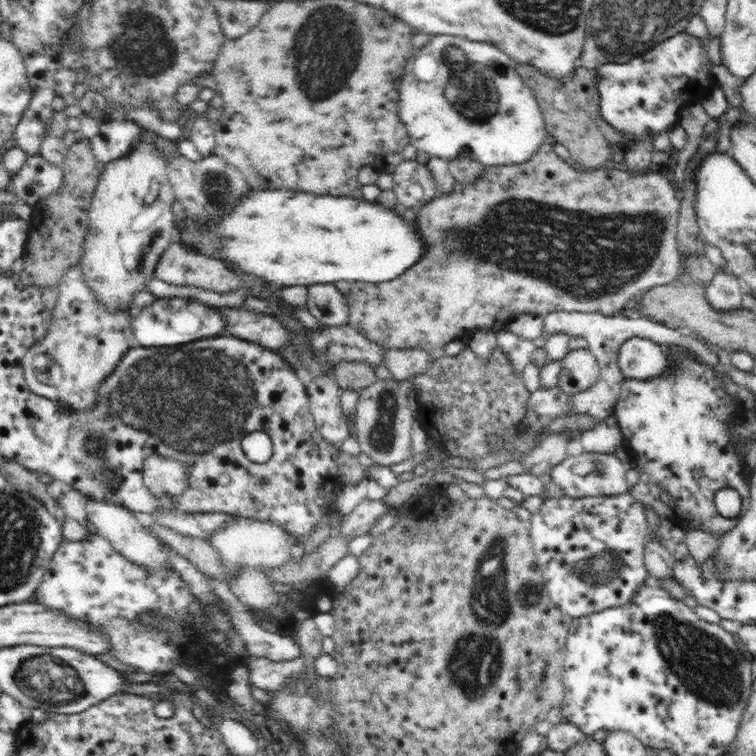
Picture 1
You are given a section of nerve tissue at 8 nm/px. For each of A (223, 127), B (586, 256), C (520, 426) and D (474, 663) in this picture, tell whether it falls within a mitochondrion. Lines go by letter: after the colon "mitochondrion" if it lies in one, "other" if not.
A: other
B: mitochondrion
C: mitochondrion
D: mitochondrion

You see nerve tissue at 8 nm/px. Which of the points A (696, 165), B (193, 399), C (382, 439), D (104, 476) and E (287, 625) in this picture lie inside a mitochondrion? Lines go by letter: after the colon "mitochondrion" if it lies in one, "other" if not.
A: other
B: mitochondrion
C: mitochondrion
D: mitochondrion
E: other

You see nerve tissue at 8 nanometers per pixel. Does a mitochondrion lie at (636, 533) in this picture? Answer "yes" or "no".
yes

